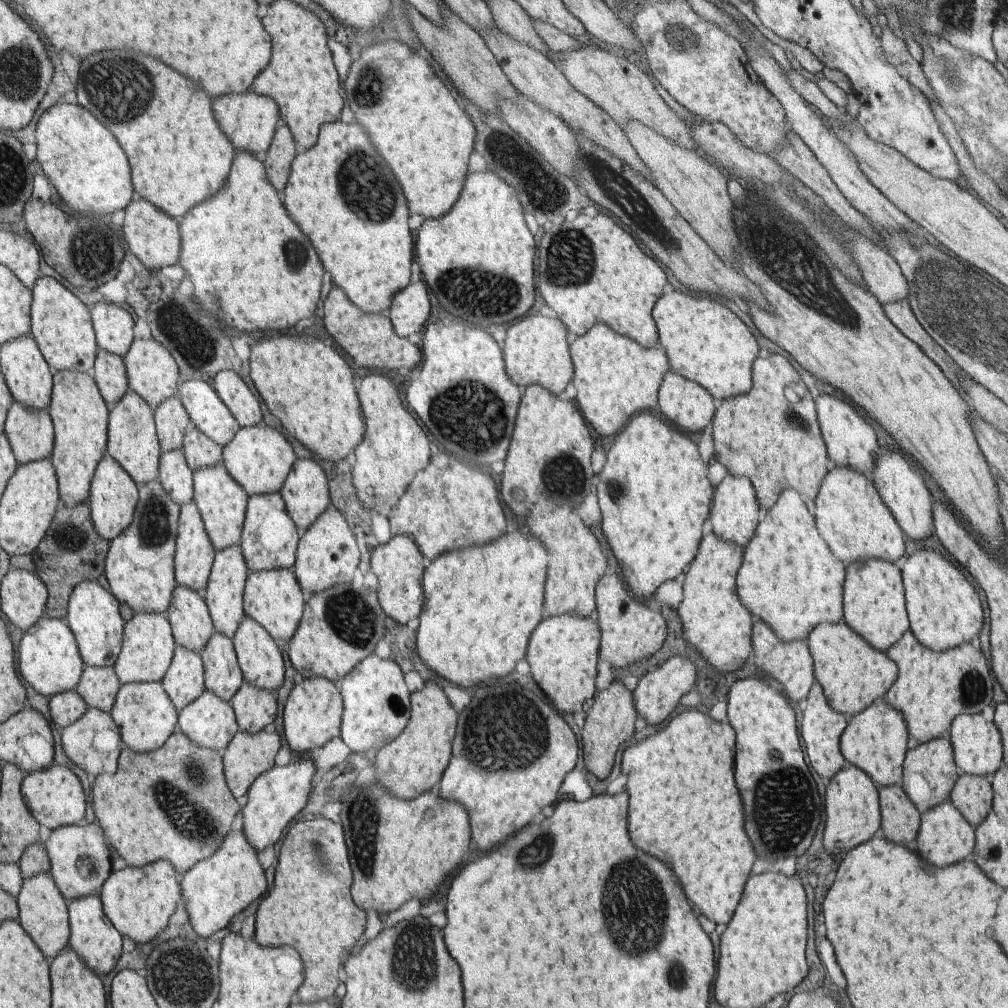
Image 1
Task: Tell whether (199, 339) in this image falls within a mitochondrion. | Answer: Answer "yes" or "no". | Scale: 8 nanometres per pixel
yes

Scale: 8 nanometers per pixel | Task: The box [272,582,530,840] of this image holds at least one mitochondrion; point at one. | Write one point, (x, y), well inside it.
(347, 619)

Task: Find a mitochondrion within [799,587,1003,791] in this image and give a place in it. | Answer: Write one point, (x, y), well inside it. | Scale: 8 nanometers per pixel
(972, 689)

